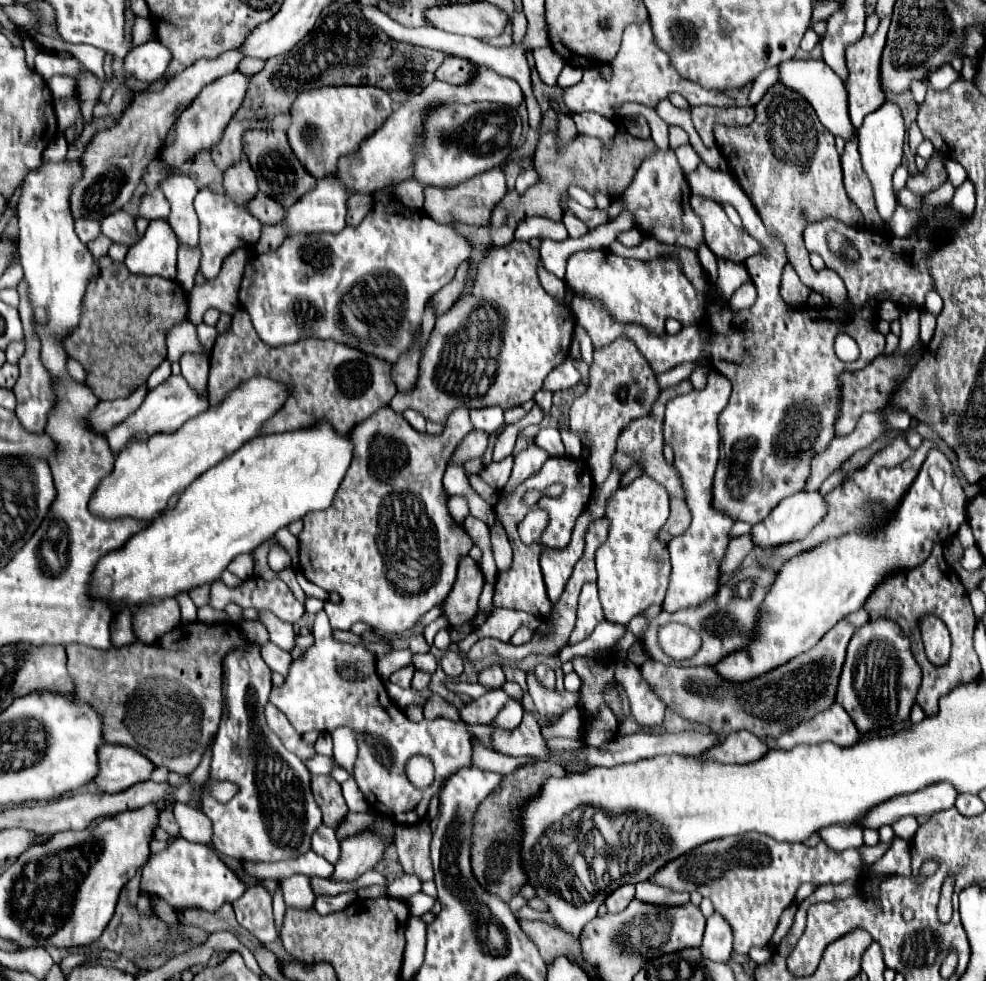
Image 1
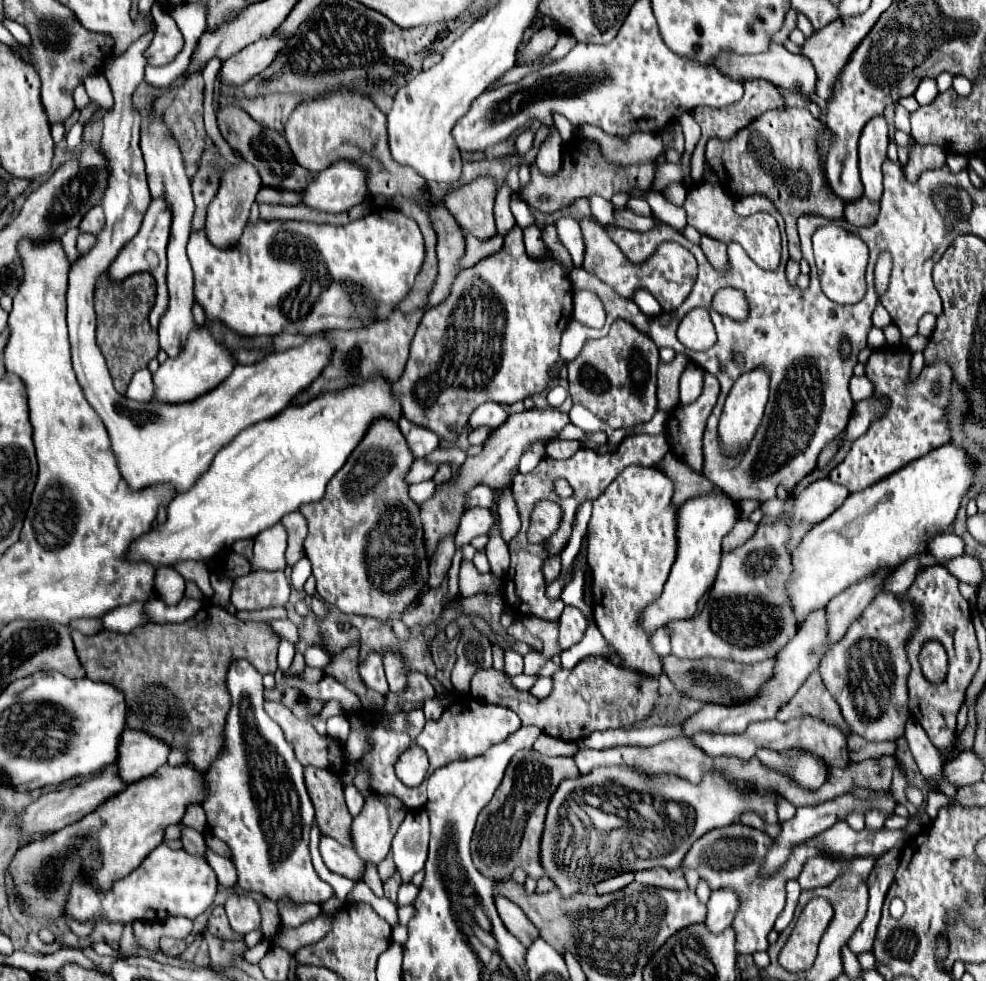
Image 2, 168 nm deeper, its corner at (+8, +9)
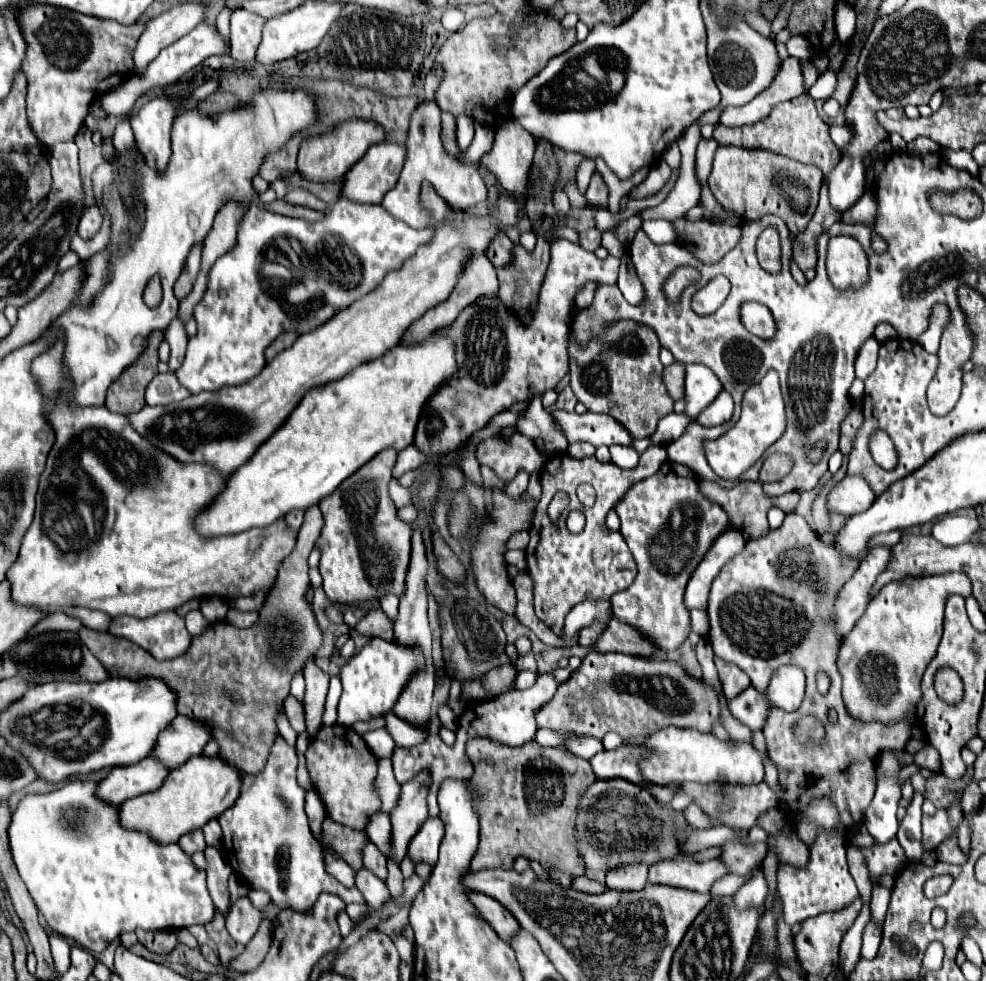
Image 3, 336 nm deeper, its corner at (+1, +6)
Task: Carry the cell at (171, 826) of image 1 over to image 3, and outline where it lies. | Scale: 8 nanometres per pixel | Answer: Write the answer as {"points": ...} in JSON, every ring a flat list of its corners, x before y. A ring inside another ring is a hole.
{"points":[[205,847,205,859,207,859,207,887,211,893,211,899,215,907,225,915,229,909,229,889,227,879,233,873,231,865,225,861,225,855,217,847]]}

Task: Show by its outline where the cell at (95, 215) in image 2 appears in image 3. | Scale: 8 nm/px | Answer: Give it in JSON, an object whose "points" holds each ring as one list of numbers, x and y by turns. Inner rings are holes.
{"points":[[95,205,85,207,85,213,83,213,81,221,79,221,77,233,79,233,83,239,91,239,95,233,99,233,101,223,103,223,103,213,99,211,99,207,95,207]]}

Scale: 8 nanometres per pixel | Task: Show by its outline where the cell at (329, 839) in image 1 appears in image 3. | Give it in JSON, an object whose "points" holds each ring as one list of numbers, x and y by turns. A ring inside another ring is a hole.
{"points":[[365,867,363,869,359,869,359,871,355,871,355,887,363,893,363,897,365,897,365,901,367,901,367,905,371,905,373,909,381,909,383,907,383,903,387,903,389,901,389,891,387,891,387,885,381,881,381,879,377,879,371,871,367,871]]}

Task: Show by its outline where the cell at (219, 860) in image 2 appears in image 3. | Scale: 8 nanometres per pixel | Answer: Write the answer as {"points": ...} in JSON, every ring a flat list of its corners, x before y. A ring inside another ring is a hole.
{"points":[[249,887,249,895,247,897,255,907,265,907,271,901,271,897,263,889,255,889,255,887]]}

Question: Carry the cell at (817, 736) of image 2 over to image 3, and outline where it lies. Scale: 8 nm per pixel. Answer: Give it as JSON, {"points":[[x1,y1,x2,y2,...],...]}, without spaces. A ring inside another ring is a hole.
{"points":[[661,729,645,743,647,757,641,761,643,777,655,785,669,785,679,781,695,783,735,783,756,785,764,780,761,758,753,758,753,745,739,741,719,741,715,735,701,733,697,729]]}

